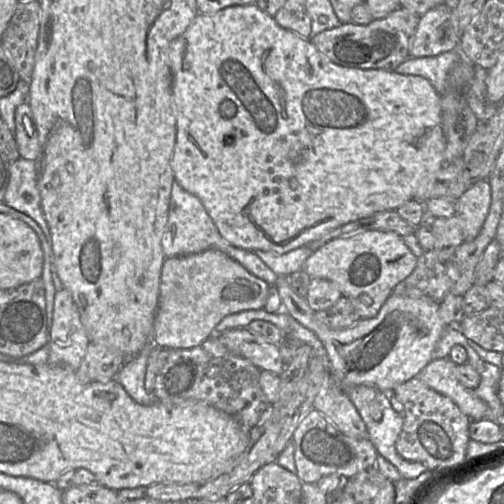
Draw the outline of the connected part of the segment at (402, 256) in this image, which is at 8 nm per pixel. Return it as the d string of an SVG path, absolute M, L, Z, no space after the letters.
M357 231L339 236L306 259L302 270L311 278L335 283L349 298L363 319L375 317L393 289L415 269L418 258L405 244L403 237L392 231Z

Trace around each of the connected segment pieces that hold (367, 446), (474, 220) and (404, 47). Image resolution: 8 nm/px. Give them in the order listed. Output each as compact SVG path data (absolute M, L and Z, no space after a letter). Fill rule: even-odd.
M313 410L295 430L294 447L296 474L302 483L315 483L330 475L352 478L375 465L378 452L369 439L354 438L339 431L323 414Z
M487 180L470 186L455 201L455 216L464 222L465 241L474 239L481 231L491 204L491 187Z
M399 8L386 17L376 19L369 24L342 24L312 35L310 40L321 53L337 65L361 70L394 71L410 57L410 39L418 25L420 16Z

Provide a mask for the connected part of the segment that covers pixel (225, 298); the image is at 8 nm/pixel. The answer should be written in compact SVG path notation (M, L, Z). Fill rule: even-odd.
M218 250L169 258L161 272L154 344L169 349L197 347L214 335L216 326L225 317L241 311L262 309L271 290L272 285Z

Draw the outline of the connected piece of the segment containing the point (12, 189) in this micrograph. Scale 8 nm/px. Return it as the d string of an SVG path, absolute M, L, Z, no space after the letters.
M10 160L10 178L2 202L32 218L43 230L48 224L41 207L35 160Z

